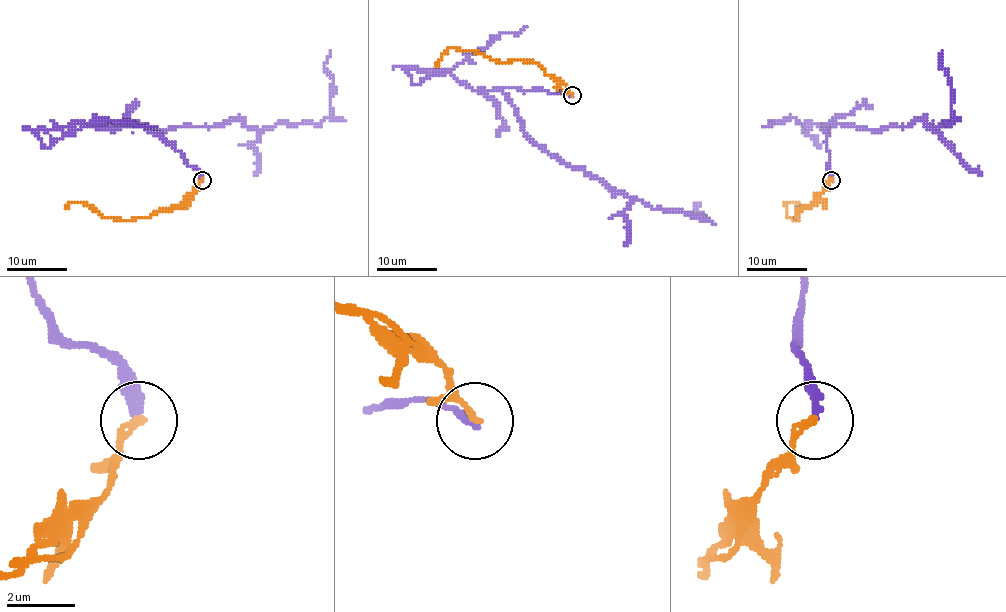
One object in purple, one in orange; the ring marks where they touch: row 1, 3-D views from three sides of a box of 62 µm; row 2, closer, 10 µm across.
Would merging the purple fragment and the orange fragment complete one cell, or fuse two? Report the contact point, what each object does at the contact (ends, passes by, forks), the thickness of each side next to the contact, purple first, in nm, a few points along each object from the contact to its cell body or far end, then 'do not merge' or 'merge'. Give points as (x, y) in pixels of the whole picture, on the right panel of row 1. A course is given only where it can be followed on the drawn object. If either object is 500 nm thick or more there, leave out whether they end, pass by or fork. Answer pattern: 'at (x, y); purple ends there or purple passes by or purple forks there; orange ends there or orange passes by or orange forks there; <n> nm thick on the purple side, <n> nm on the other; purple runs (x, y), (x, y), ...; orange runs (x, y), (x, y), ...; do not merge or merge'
at (831, 180); purple ends there; orange ends there; 280 nm thick on the purple side, 200 nm on the other; purple runs (831, 180), (824, 129), (830, 122), (877, 130), (915, 119), (930, 129), (950, 122), (952, 89), (941, 51); orange runs (831, 180), (812, 205), (798, 211), (797, 221), (787, 217), (784, 203), (795, 201), (801, 209); do not merge

